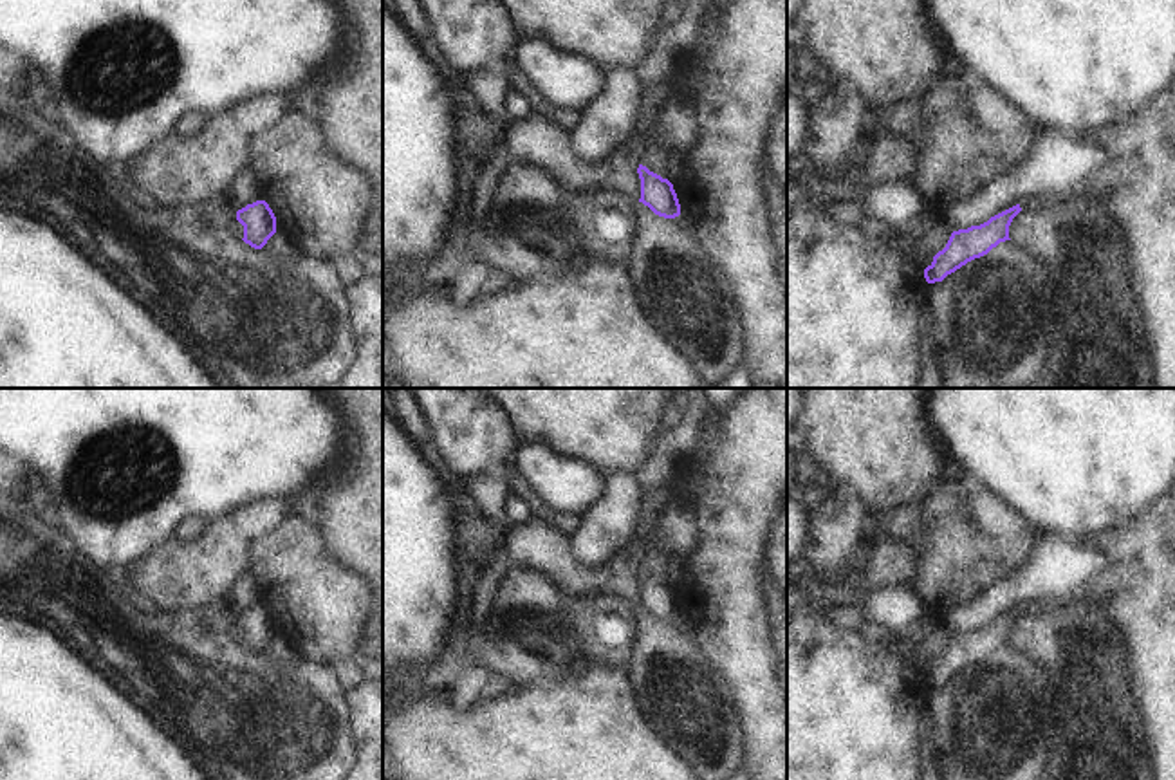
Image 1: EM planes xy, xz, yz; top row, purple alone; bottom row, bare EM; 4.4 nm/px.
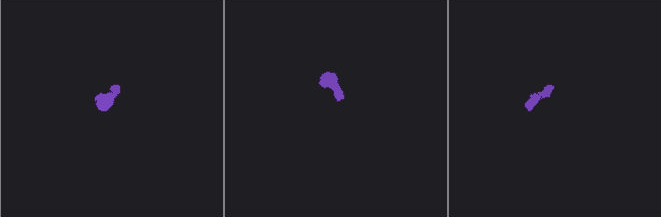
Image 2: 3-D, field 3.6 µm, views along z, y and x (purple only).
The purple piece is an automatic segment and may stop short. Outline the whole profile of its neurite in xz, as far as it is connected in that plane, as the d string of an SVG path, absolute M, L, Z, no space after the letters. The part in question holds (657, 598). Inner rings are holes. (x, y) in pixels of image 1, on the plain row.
M646 571L637 572L641 583L641 603L655 619L664 623L675 623L680 619L680 608L673 589L668 583L650 576Z

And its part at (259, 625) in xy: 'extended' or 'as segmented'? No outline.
as segmented

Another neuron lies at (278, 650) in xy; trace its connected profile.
M276 634L276 637L267 645L267 648L262 652L267 659L273 663L292 666L298 661L301 661L300 650L289 645L289 641Z

